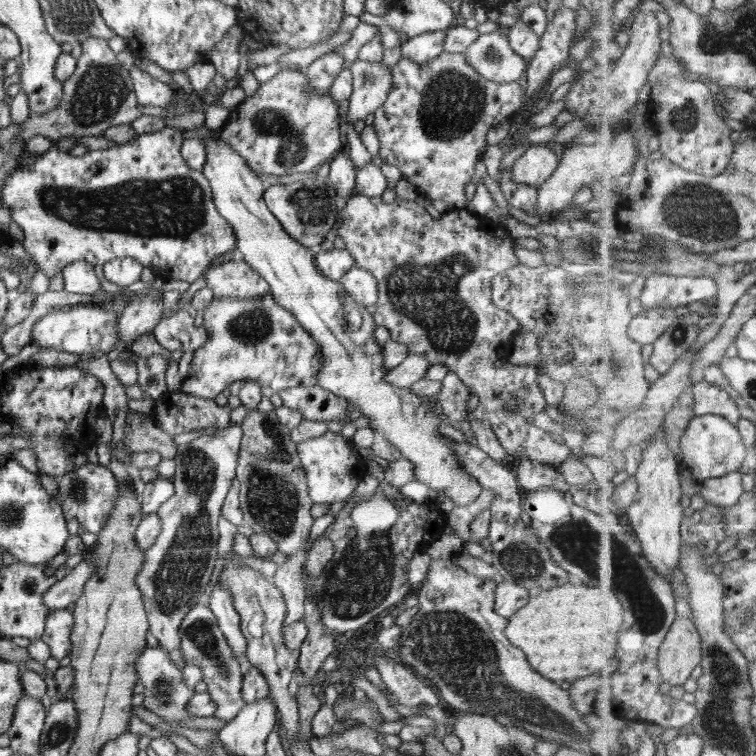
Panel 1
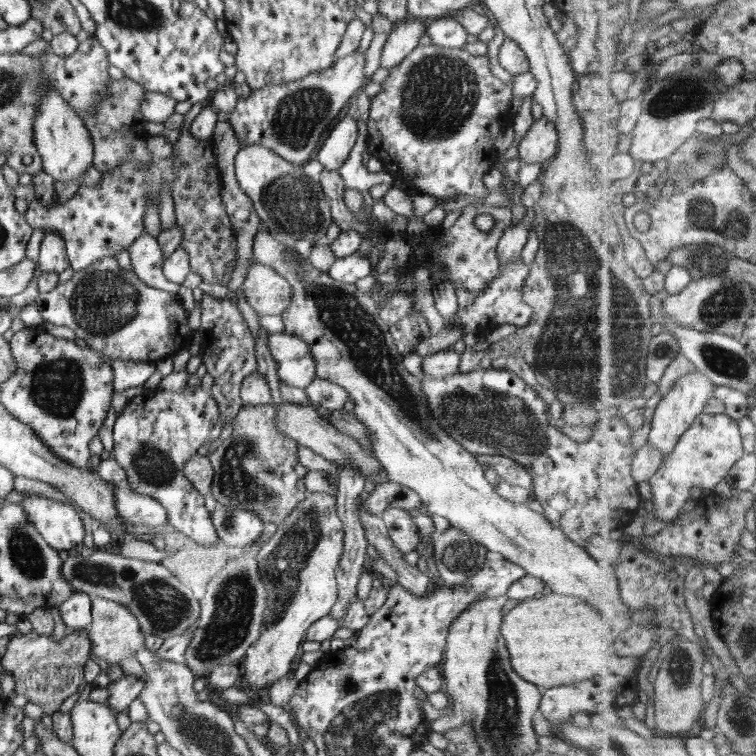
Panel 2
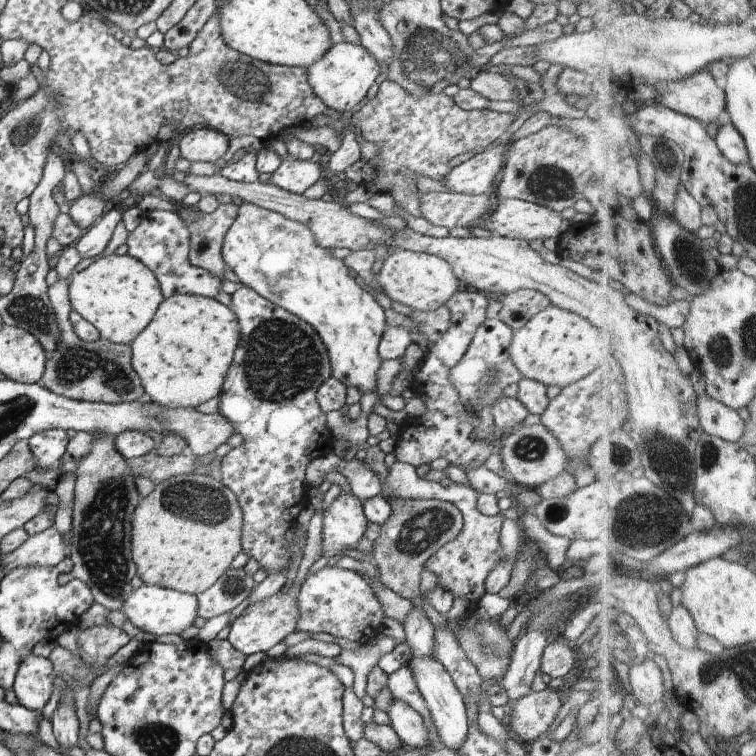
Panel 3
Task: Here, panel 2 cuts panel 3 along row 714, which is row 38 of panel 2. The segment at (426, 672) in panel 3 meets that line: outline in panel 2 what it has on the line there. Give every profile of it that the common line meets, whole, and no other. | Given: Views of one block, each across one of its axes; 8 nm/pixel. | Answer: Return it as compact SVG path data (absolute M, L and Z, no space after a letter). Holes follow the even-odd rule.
M453 15L429 22L427 35L432 39L431 44L438 47L464 49L467 44L467 32Z

